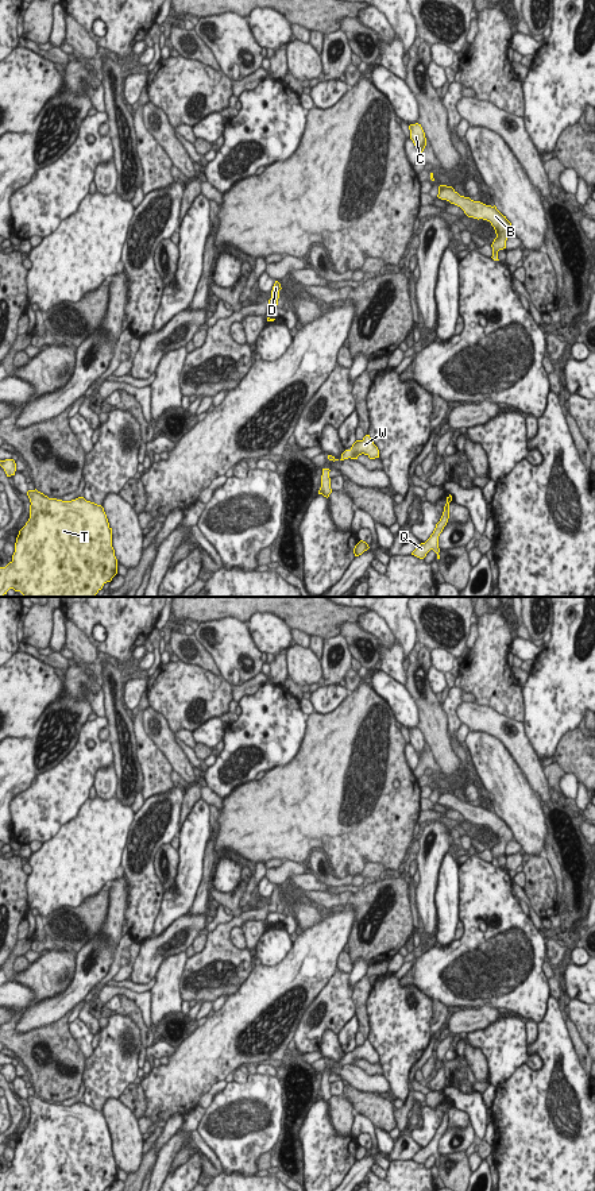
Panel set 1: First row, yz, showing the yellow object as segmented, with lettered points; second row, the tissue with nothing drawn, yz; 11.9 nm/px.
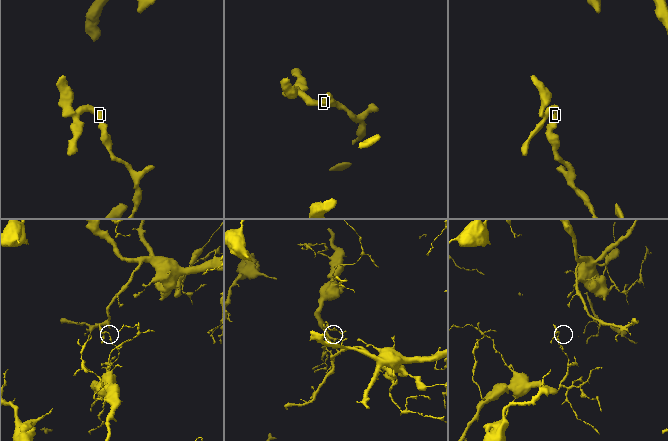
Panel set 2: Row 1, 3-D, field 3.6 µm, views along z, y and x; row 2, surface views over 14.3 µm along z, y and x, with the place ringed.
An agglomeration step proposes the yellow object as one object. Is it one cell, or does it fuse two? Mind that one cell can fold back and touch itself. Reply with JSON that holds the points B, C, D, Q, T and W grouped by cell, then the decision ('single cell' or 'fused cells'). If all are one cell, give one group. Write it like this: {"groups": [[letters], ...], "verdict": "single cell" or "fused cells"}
{"groups": [["B", "C", "D", "Q", "T", "W"]], "verdict": "single cell"}

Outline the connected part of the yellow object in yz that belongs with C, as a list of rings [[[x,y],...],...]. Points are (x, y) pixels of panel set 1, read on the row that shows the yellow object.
[[[418,123],[410,124],[409,130],[410,130],[410,139],[413,140],[414,146],[418,149],[421,154],[426,146],[426,138],[424,130]]]

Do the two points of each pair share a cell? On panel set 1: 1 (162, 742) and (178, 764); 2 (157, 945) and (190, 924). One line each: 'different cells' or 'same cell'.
1: same cell
2: same cell

